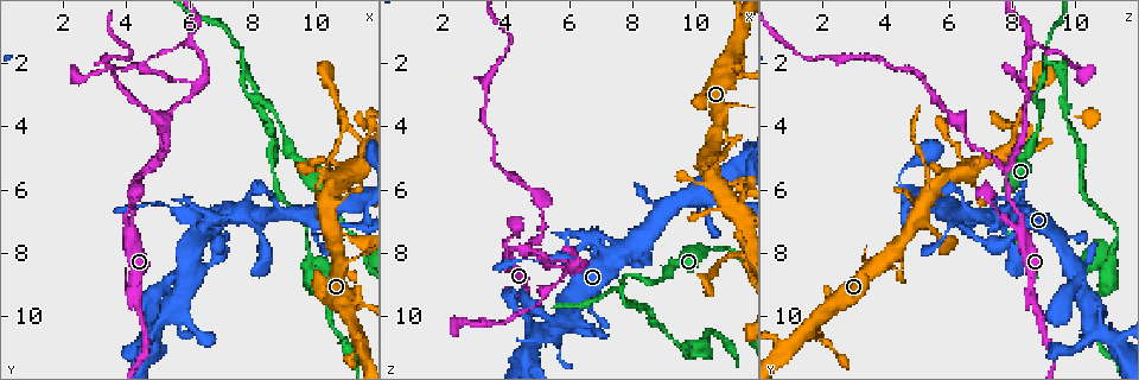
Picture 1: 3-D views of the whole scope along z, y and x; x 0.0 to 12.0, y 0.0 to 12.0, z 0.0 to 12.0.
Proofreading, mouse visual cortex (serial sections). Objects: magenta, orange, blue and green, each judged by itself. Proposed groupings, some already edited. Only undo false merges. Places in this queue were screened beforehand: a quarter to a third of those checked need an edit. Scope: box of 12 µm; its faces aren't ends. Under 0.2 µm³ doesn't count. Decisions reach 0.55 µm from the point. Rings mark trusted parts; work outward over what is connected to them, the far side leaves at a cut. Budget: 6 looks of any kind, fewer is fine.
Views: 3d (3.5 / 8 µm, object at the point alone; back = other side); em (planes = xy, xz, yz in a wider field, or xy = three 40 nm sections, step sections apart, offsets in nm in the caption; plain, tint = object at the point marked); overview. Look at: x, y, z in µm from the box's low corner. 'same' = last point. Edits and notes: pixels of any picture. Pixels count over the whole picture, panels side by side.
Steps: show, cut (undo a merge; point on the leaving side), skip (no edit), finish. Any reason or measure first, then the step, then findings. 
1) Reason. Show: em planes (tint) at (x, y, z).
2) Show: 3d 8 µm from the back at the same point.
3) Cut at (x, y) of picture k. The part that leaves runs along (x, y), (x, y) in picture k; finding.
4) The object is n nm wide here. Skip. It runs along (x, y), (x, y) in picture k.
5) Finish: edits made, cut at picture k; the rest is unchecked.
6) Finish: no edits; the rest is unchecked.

Arms part here. Show: 3d 8 µm at (4.5, 5.5, 7.9).

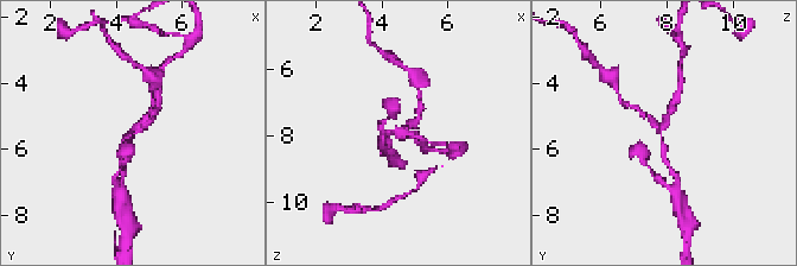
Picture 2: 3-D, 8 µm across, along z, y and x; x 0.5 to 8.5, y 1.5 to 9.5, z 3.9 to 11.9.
3 arms meet here; the arms are 200, 200, 250 nm wide. Show: em xy step 2 (tint) at (4.5, 5.5, 7.9).

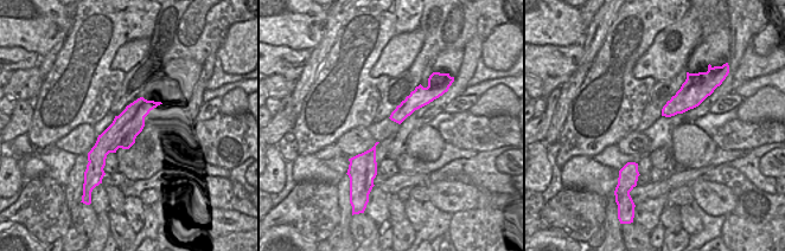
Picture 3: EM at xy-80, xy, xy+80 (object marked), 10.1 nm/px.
Cut at (644, 114) of picture 2. Two cells meet here.

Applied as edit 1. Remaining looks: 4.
Sharp bend. Show: 3d 3.5 µm at (6.0, 1.2, 8.6).

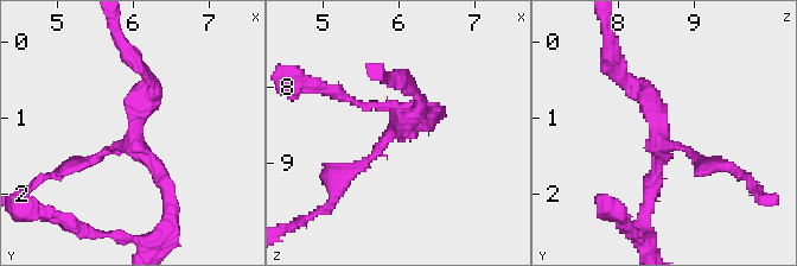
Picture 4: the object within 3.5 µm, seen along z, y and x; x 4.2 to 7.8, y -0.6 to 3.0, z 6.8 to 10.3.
Need the tissue. Show: em planes (tint) at (6.05, 1.15, 8.55).

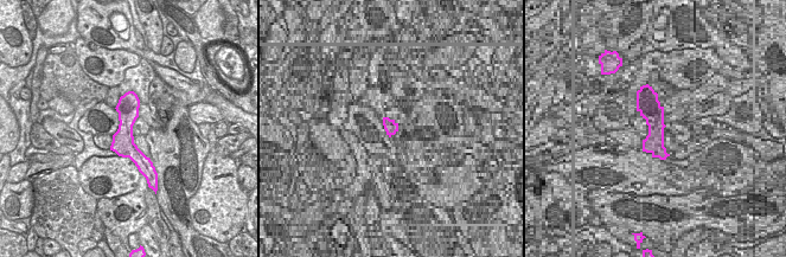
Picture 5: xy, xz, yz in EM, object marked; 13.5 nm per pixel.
Skip. It runs along (650, 192), (660, 120), (619, 73) in picture 4; continuous, no second cell.

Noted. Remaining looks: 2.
Arms part here. Show: 3d 3.5 µm at (7.7, 2.0, 9.1).

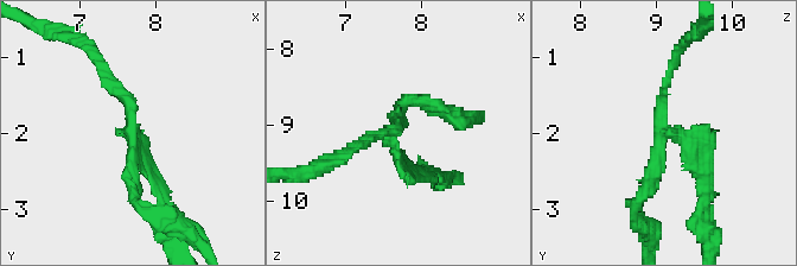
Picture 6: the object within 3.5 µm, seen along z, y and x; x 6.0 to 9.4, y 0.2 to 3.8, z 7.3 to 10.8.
Cut at (150, 169) of picture 6. The part that leaves runs along (678, 135), (709, 179), (706, 234) in picture 6; a second cell is stuck on.

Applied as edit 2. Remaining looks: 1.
Finish: edits made, cut at picture 2, cut at picture 6; the rest is unchecked.

